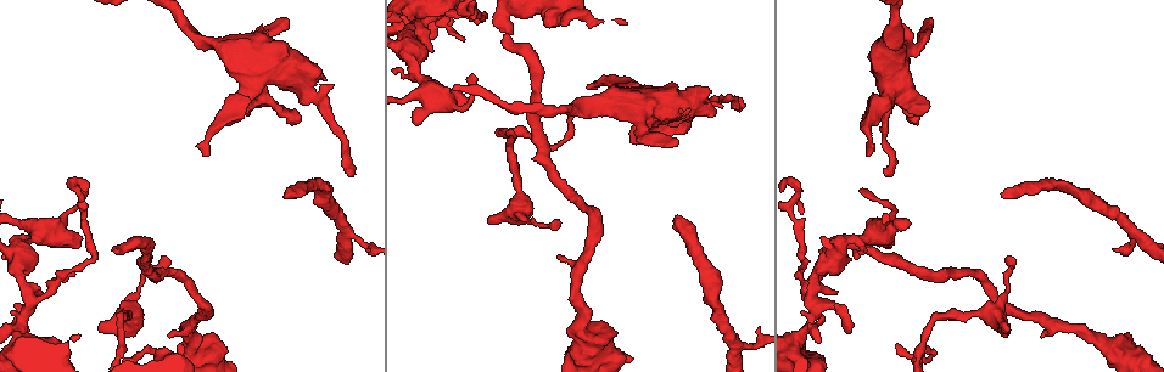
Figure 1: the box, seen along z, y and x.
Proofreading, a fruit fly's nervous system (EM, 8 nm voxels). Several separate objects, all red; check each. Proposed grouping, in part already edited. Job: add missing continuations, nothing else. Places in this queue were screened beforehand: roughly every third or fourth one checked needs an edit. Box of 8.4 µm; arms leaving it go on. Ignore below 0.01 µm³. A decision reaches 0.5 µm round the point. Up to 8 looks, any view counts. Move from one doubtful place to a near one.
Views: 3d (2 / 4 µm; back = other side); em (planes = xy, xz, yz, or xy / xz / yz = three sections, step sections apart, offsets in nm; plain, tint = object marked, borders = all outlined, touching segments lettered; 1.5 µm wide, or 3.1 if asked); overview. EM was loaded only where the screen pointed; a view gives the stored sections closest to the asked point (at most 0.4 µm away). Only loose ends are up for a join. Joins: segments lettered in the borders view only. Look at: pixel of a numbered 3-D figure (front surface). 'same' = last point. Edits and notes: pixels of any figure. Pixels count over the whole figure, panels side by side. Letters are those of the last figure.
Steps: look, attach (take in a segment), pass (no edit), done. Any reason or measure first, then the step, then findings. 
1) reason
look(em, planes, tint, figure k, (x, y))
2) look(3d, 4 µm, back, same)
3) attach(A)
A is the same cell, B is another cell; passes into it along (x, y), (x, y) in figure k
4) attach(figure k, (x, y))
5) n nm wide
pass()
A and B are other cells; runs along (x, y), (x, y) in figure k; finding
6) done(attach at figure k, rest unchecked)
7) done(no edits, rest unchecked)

an open end
look(3d, 4 µm, figure 1, (867, 153))

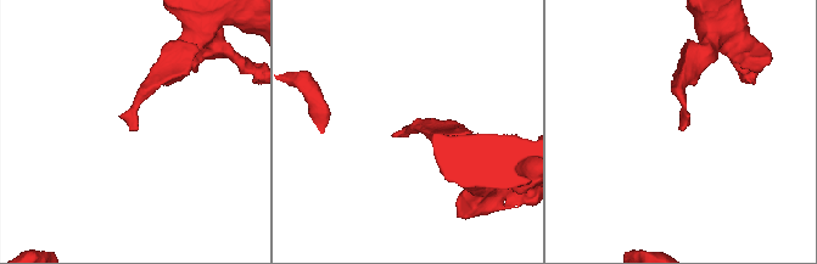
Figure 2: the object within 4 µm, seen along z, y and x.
look(em, planes, borders, figure 2, (679, 129))

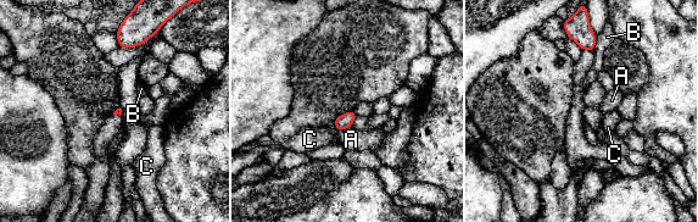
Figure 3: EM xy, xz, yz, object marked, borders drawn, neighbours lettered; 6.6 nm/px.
pass()
A, B and C are other cells; border along (351, 126), (335, 131) in figure 3; no lettered segment goes on from it

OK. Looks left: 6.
branch stops here
look(em, planes, borders, figure 1, (689, 123))

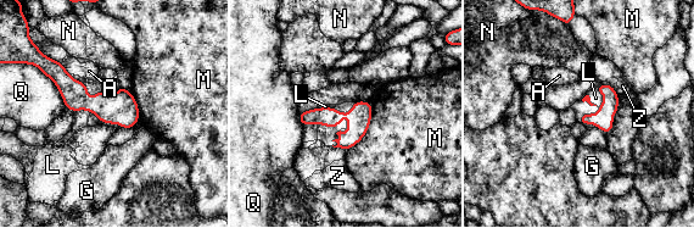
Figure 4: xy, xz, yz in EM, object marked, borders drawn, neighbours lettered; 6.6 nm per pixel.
M touches over 360 nm
pass()
A, G, L, M, N, Q and Z are other cells; none of them fits

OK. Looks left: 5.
free end
look(em, xy, step 8, tint, figure 1, (290, 197))

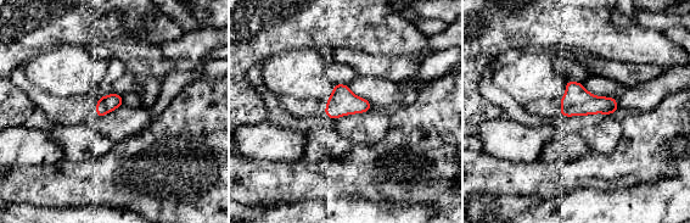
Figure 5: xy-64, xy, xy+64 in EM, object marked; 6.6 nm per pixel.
cut it another way
look(em, planes, borders, same)

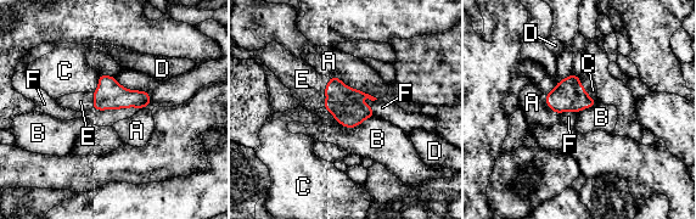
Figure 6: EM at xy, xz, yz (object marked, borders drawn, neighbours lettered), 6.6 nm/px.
F touches over 380 nm
attach(E)
E is the same cell, A, B, C, D and F are other cells; it goes on there

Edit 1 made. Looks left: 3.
done(attach at figure 6, rest unchecked)

